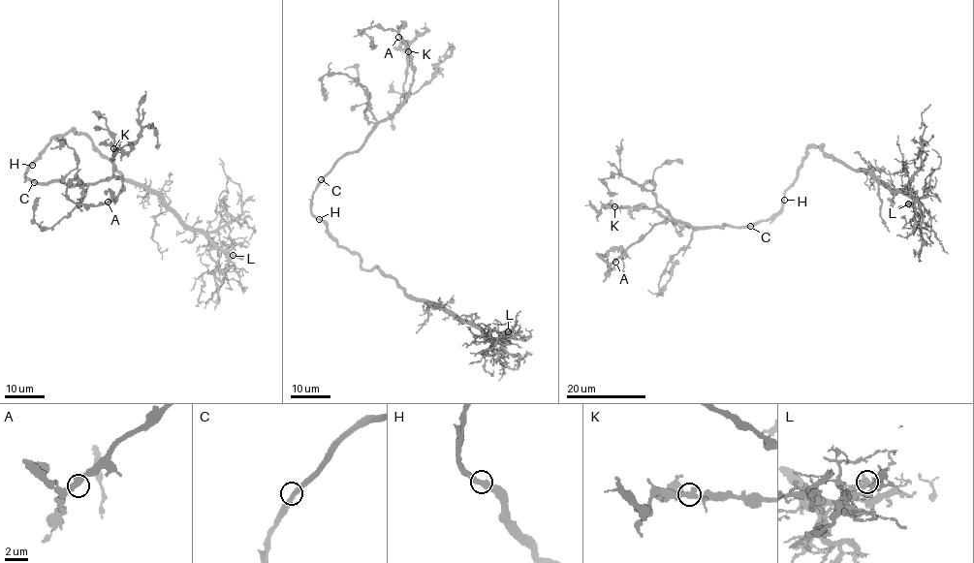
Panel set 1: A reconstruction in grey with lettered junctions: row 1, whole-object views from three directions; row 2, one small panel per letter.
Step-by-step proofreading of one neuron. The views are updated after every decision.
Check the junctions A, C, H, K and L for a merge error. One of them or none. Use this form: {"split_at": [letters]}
{"split_at": []}

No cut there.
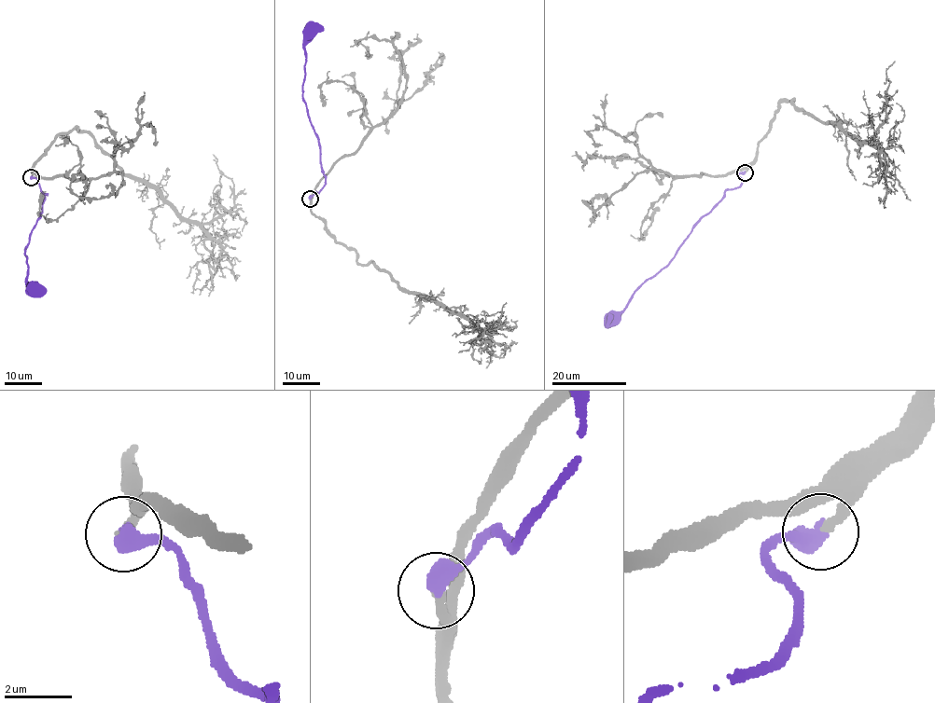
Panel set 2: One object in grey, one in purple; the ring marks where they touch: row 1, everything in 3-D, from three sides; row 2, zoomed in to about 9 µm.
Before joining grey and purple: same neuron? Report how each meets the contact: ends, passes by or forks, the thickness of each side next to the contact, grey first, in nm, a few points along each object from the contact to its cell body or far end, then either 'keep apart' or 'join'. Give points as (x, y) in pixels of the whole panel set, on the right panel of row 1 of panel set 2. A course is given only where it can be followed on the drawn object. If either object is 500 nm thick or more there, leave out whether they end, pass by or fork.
280 nm thick on the grey side, 550 nm on the other; grey runs (744, 172), (781, 102), (794, 100), (858, 141), (872, 139), (886, 119), (886, 71), (894, 61); purple runs (744, 172), (739, 174), (742, 185), (727, 189), (667, 265), (635, 291), (625, 309), (614, 318); join

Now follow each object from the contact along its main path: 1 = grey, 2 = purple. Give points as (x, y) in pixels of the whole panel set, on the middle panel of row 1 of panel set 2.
1: (310, 199), (311, 211), (356, 260), (504, 345), (485, 367)
2: (310, 199), (315, 192), (318, 194), (325, 183), (320, 144), (303, 99), (304, 46), (312, 33)

